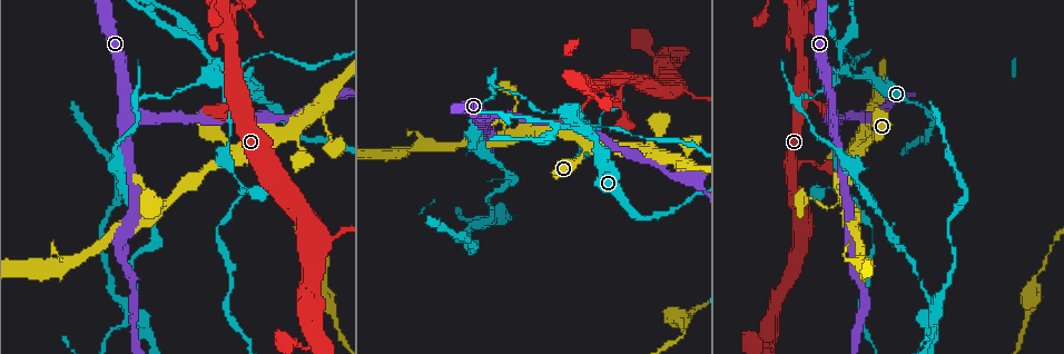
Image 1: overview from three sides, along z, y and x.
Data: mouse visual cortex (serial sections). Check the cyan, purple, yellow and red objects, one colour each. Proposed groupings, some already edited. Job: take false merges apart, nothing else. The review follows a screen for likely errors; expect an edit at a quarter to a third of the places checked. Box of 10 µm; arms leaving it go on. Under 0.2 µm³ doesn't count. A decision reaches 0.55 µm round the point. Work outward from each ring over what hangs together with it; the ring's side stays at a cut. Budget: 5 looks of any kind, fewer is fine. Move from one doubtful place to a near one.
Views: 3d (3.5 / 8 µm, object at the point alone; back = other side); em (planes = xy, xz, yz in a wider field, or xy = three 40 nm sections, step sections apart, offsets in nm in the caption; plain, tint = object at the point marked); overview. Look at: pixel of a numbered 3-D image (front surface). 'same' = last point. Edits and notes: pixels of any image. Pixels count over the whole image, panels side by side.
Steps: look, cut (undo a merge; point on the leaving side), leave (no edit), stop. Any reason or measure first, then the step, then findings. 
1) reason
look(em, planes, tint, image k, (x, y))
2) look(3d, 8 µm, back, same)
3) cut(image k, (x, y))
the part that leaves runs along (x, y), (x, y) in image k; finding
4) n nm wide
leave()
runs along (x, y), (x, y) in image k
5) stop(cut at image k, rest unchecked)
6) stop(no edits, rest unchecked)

a narrow waist
look(3d, 3.5 µm, image 1, (216, 77))

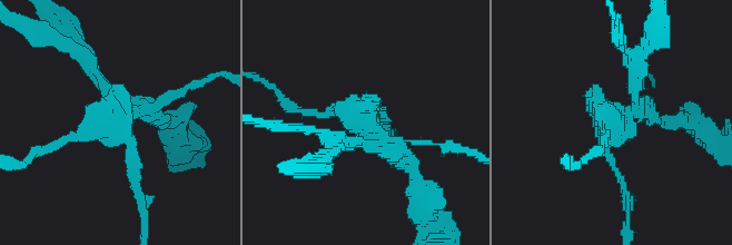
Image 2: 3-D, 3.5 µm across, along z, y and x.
look(em, xy, step 5, tint, image 2, (116, 120))

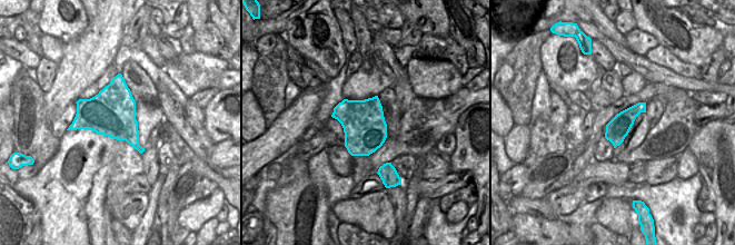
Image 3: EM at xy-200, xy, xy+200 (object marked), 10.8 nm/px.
cut(image 2, (121, 114))
the part that leaves runs along (129, 115), (99, 131), (37, 149) in image 2; two cells meet here

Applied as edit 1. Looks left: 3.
thin arm on a thick one
look(3d, 8 µm, image 1, (225, 19))

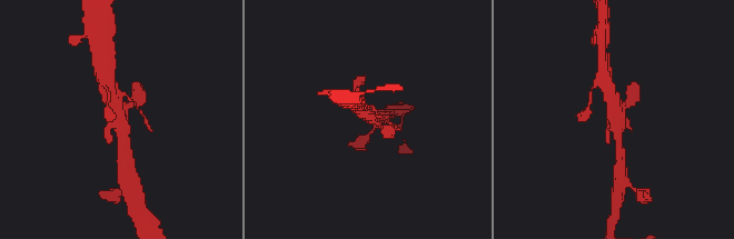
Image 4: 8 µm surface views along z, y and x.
zoom in
look(3d, 3.5 µm, same)

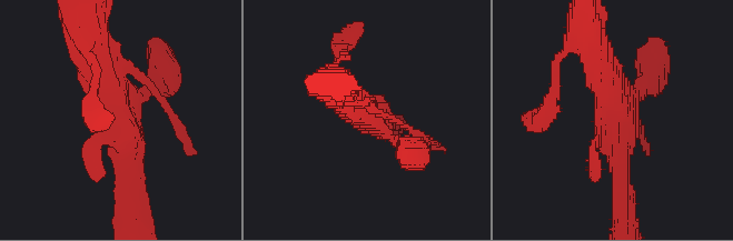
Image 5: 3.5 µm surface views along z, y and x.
look(em, xy, step 2, tint, image 5, (614, 120))

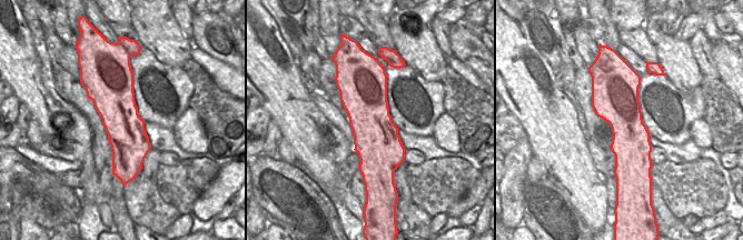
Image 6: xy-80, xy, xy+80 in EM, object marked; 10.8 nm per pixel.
leave()
one cell here

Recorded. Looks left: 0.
stop(cut at image 2, rest unchecked)

